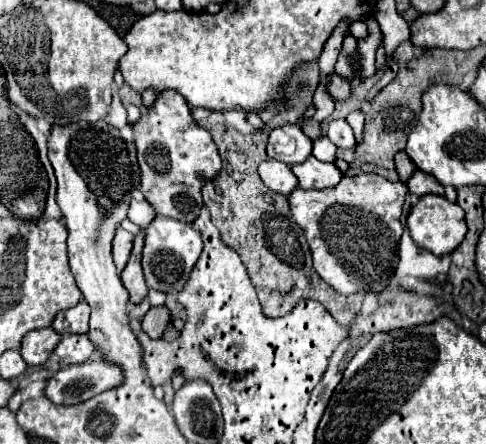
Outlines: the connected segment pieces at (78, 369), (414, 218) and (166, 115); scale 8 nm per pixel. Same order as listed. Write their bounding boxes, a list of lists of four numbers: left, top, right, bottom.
[[46,358,124,404],[406,194,466,256],[132,92,222,224]]

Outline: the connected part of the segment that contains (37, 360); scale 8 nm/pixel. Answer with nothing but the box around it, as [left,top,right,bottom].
[22,328,60,366]

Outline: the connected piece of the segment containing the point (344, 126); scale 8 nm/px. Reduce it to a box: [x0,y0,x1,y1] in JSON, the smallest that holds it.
[328,120,354,148]

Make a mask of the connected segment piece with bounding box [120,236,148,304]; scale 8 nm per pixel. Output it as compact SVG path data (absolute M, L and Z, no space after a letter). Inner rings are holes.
M136 236L134 248L132 248L132 254L130 254L130 260L128 260L126 268L120 274L122 284L126 286L132 304L140 304L146 298L146 294L148 294L148 286L146 286L146 280L144 280L144 274L142 274L142 266L140 266L142 246L144 246L142 236Z

